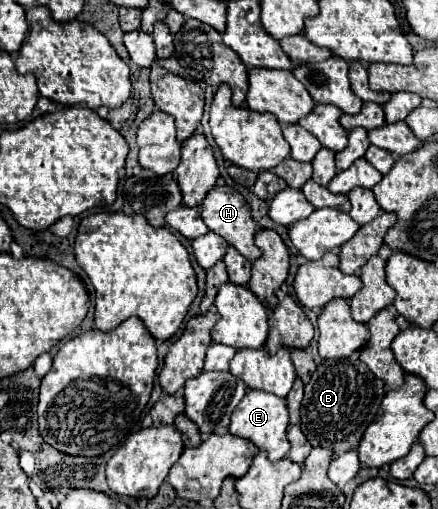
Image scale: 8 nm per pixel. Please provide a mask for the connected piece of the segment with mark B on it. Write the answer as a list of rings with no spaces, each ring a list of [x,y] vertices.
[[[357,352],[349,358],[323,360],[313,372],[309,384],[305,386],[301,430],[311,442],[311,446],[327,446],[333,450],[333,456],[337,458],[359,446],[359,440],[363,438],[367,426],[373,422],[383,396],[383,380],[375,378],[367,364],[359,360]]]

